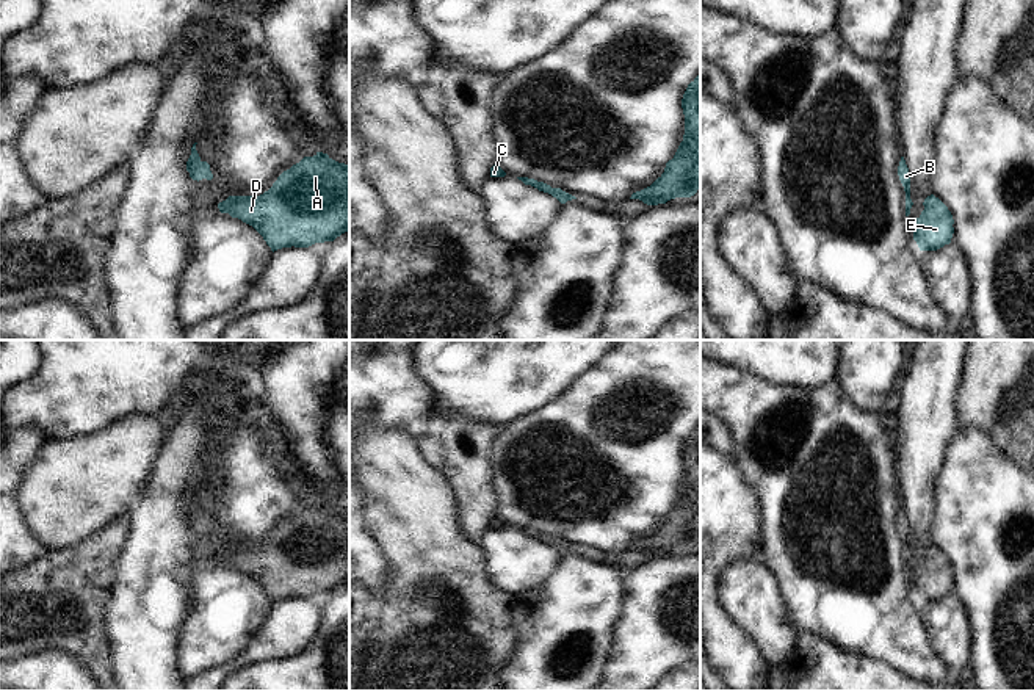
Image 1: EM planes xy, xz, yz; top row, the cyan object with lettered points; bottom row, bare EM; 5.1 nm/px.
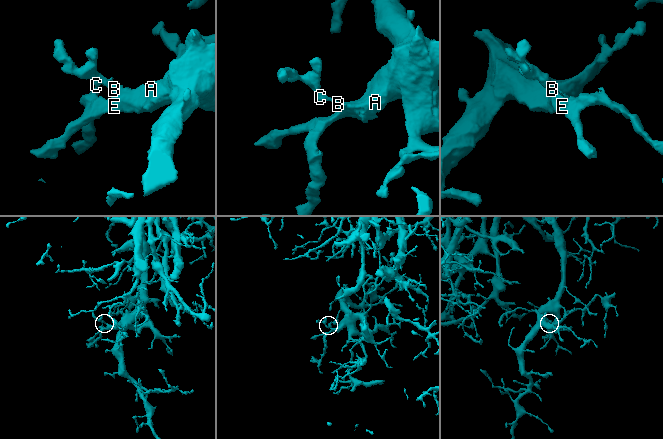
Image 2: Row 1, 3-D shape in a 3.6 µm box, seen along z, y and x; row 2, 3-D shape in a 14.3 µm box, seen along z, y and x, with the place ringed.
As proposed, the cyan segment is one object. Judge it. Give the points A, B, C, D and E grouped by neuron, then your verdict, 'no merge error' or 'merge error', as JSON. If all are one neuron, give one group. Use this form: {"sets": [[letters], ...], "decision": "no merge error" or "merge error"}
{"sets": [["A", "B", "C", "D", "E"]], "decision": "no merge error"}

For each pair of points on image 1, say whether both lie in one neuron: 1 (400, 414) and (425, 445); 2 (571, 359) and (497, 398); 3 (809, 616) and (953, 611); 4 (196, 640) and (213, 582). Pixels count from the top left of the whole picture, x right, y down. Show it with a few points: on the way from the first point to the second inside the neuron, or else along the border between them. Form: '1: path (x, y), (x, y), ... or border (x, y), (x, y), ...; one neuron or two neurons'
1: border (434, 431), (428, 431), (419, 439); two neurons
2: path (552, 373), (536, 389), (516, 390); one neuron
3: border (917, 604), (926, 640), (932, 647); two neurons
4: path (210, 625), (213, 622), (213, 596); one neuron

